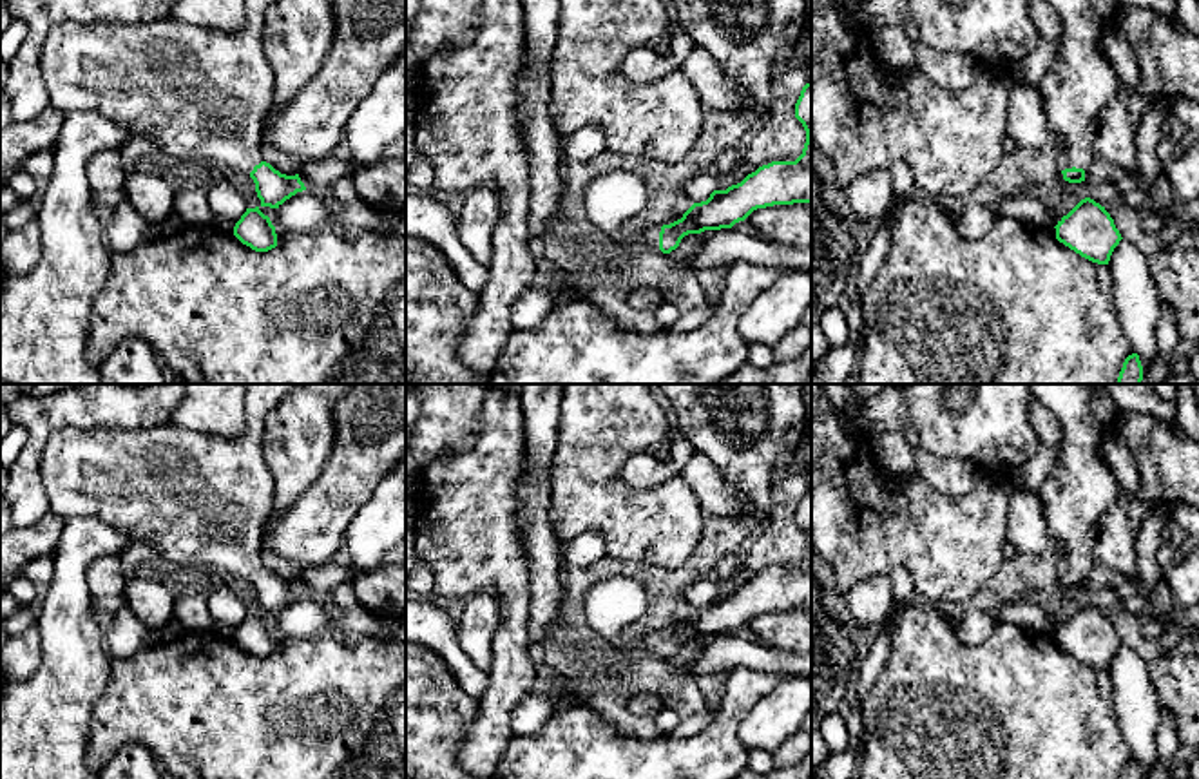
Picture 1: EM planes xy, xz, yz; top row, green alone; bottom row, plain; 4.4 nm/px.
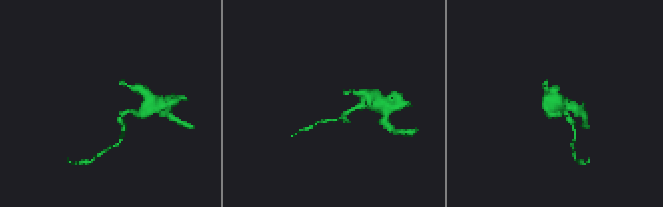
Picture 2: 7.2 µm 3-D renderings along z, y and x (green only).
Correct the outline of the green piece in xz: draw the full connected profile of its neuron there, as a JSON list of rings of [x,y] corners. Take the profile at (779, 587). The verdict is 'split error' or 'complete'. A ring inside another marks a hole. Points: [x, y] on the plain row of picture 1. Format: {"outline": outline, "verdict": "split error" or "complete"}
{"outline": [[[811,489],[801,496],[795,524],[806,536],[802,560],[795,567],[772,567],[741,589],[714,596],[706,607],[694,609],[681,625],[643,636],[636,650],[656,659],[670,659],[685,641],[732,634],[757,614],[811,611]]], "verdict": "split error"}

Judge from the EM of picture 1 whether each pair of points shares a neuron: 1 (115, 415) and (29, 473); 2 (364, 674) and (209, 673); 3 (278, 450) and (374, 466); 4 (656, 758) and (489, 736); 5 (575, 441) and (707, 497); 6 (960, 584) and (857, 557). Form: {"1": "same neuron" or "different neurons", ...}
{"1": "same neuron", "2": "same neuron", "3": "different neurons", "4": "different neurons", "5": "different neurons", "6": "same neuron"}

